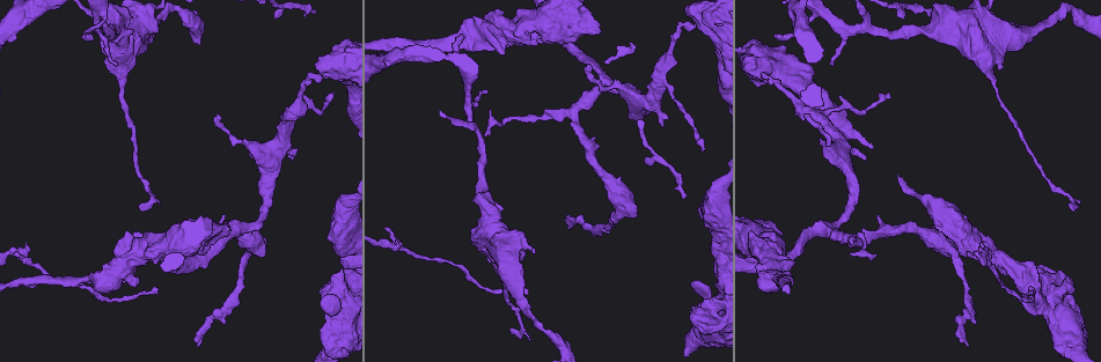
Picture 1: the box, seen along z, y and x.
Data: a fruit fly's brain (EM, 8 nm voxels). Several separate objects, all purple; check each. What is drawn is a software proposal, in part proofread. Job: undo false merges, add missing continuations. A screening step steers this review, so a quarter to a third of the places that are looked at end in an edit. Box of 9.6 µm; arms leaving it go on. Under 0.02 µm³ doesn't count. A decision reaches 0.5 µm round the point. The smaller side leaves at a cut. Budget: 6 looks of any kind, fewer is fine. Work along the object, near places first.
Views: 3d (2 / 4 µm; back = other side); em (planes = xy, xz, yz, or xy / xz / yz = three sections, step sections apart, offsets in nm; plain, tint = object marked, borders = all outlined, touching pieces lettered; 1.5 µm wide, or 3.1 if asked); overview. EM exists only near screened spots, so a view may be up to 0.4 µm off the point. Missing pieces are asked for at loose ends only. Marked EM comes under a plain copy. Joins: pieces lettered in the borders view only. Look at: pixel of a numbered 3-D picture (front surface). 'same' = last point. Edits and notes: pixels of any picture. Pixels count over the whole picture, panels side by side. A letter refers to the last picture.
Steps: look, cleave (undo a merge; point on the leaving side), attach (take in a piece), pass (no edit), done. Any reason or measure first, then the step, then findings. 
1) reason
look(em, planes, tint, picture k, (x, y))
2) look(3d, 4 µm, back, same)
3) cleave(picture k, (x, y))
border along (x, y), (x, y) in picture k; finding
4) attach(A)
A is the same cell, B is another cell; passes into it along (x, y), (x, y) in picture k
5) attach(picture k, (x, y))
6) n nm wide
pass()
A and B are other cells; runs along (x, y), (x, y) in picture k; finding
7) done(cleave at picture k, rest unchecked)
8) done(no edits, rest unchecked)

three-way junction
look(em, planes, tint, picture 1, (103, 27))

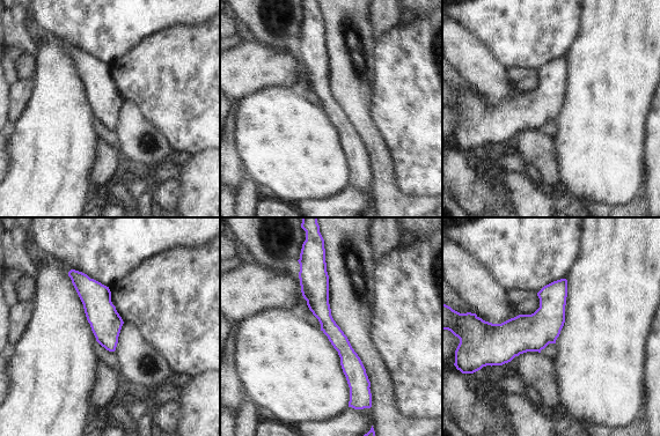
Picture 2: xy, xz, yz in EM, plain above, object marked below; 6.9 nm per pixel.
see the neighbours
look(em, planes, borders, same)

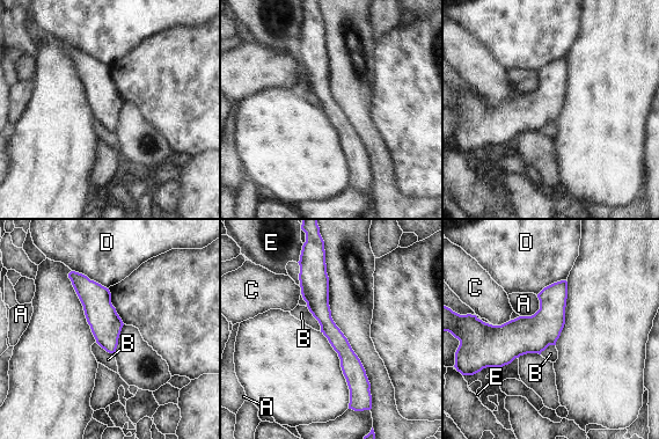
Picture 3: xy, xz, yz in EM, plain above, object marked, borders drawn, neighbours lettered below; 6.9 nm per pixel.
pass()
A, B, C, D and E are other cells; border along (307, 306), (321, 330) in picture 3; all the same neuron

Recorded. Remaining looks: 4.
free end
look(em, yz, step 8, borders, picture 1, (141, 204))

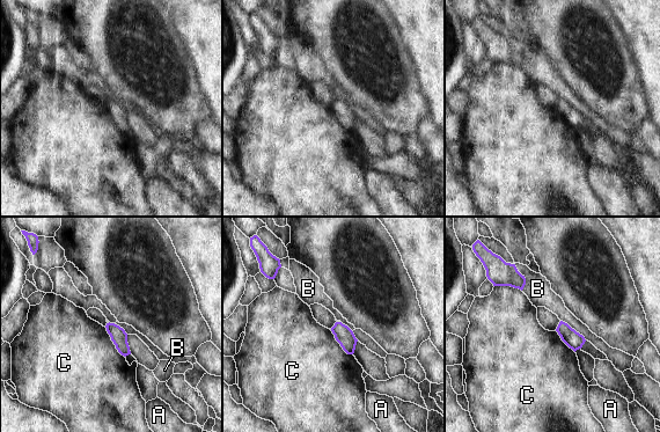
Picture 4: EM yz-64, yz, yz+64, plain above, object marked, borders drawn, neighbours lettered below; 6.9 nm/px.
another direction
look(em, planes, borders, same)

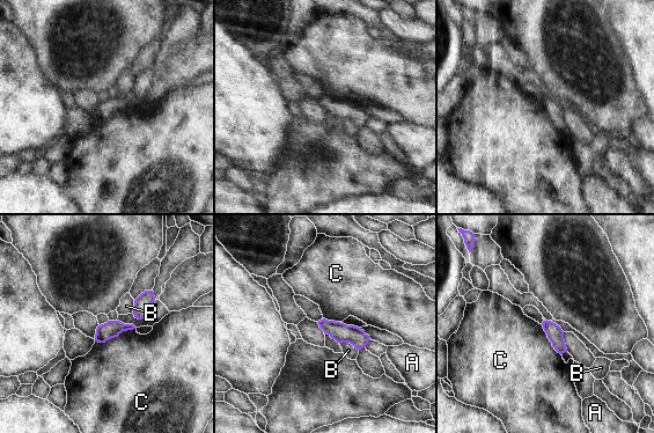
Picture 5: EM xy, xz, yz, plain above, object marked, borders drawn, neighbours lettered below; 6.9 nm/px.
pass()
A, B and C are other cells; border along (136, 328), (95, 342) in picture 5; none of them fits

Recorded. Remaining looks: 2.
sudden change in width
look(em, planes, borders, picture 1, (989, 266))

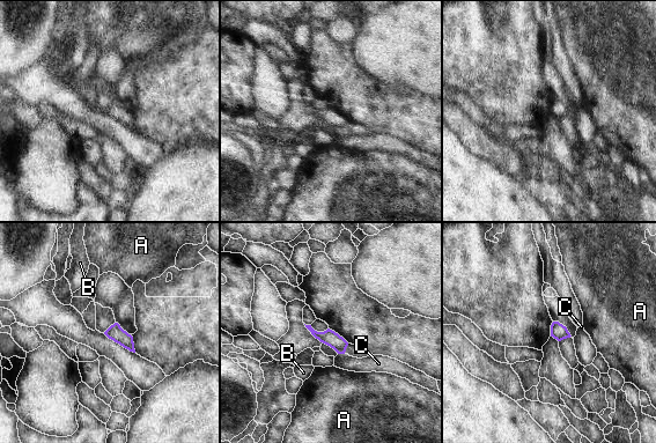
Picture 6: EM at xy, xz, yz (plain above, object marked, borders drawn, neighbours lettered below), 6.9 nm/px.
pass()
A, B and C are other cells; border along (338, 353), (344, 354) in picture 6; continuous, no second neuron

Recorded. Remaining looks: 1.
done(no edits, rest unchecked)

